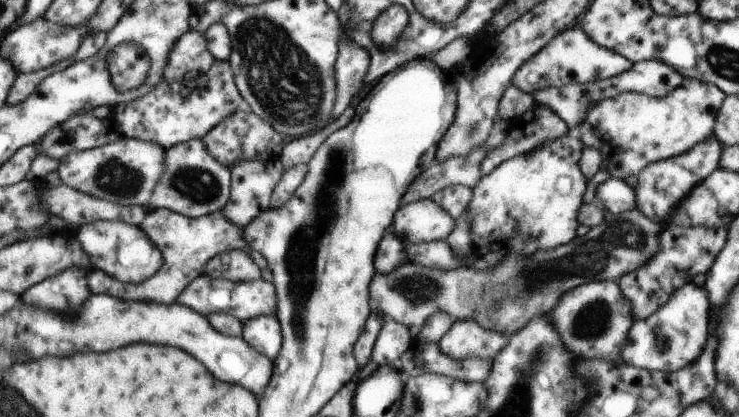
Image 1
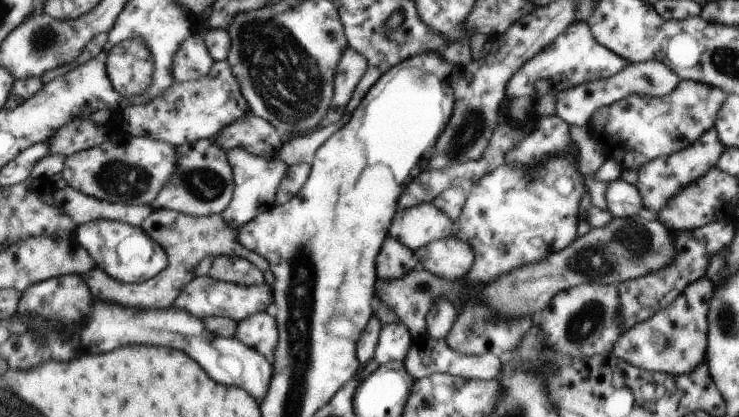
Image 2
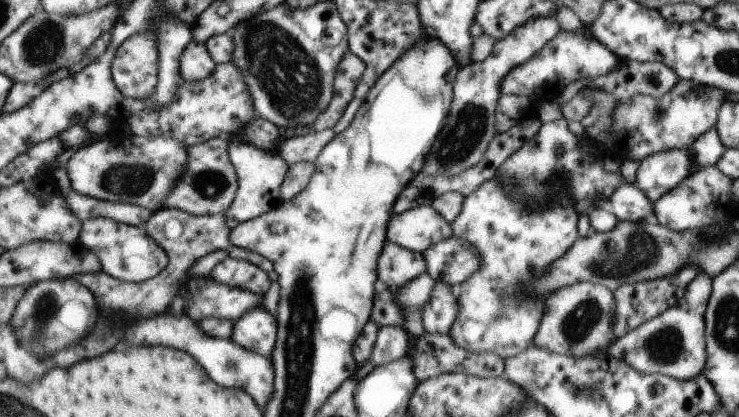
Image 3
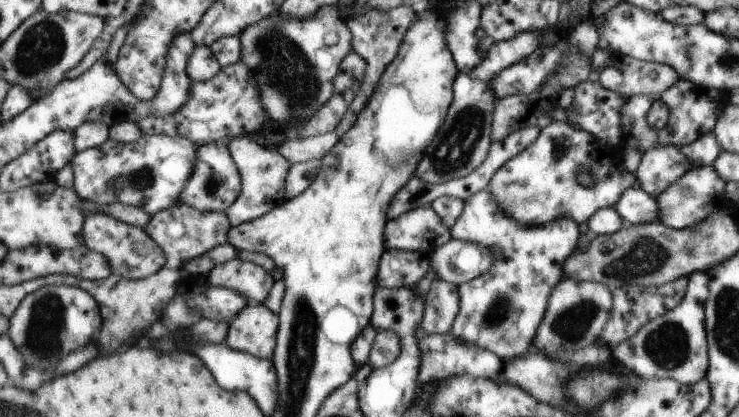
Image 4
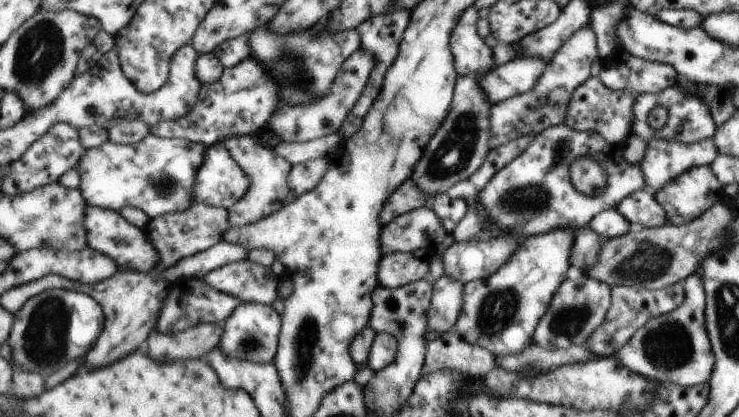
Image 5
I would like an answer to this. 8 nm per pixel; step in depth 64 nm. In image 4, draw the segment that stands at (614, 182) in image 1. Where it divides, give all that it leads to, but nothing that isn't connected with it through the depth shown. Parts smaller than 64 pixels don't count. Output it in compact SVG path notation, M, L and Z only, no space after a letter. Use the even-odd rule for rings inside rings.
M638 186L622 192L617 204L612 207L626 225L650 223L654 218L660 216L657 200Z

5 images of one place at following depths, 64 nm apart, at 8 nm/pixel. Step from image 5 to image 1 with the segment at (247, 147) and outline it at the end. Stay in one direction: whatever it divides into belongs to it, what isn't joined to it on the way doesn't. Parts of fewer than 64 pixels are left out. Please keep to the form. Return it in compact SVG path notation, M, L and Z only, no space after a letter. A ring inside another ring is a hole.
M281 159L276 163L245 161L235 165L232 170L231 200L224 212L239 226L248 227L258 216L272 209L274 192L283 180L286 168Z

